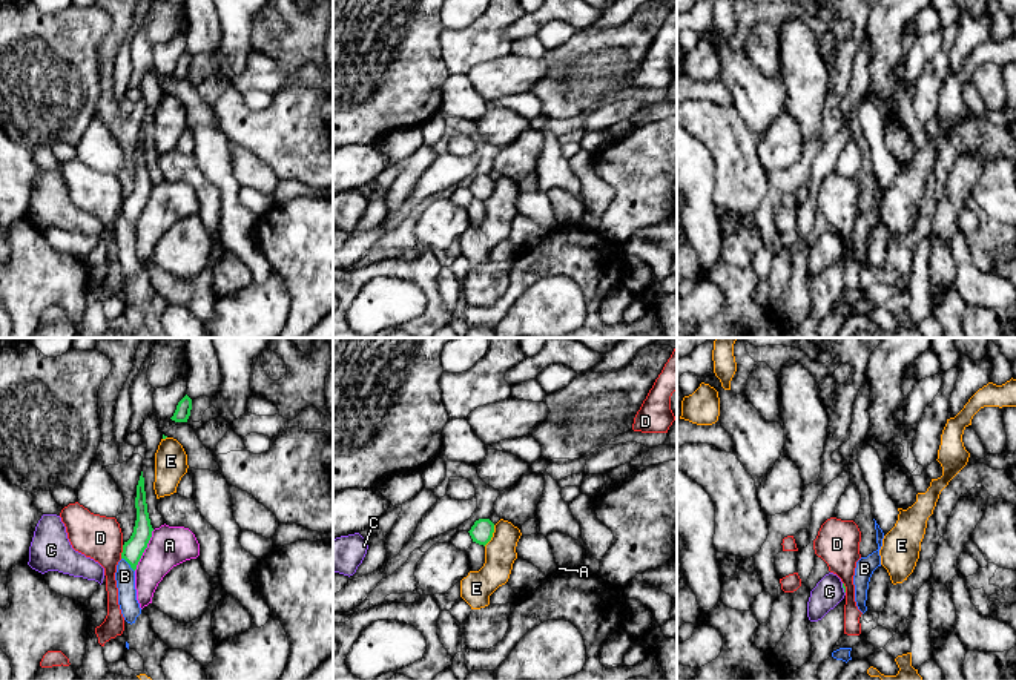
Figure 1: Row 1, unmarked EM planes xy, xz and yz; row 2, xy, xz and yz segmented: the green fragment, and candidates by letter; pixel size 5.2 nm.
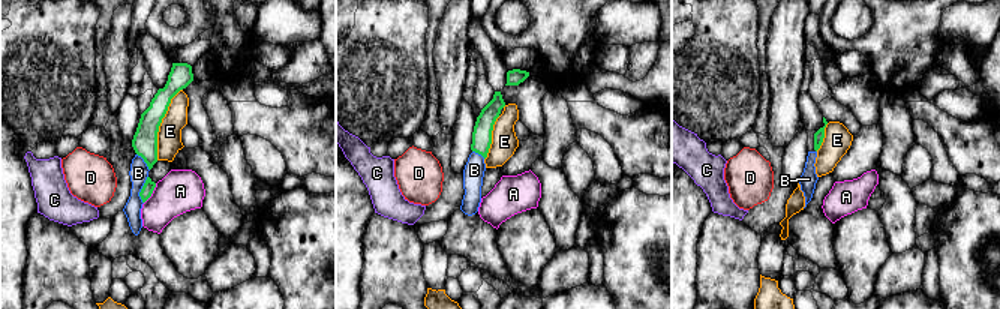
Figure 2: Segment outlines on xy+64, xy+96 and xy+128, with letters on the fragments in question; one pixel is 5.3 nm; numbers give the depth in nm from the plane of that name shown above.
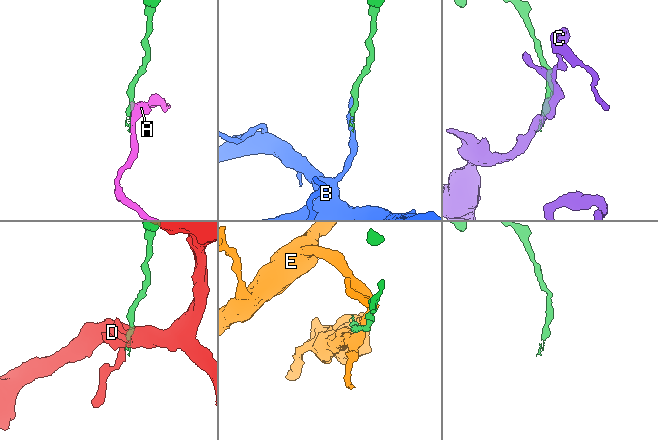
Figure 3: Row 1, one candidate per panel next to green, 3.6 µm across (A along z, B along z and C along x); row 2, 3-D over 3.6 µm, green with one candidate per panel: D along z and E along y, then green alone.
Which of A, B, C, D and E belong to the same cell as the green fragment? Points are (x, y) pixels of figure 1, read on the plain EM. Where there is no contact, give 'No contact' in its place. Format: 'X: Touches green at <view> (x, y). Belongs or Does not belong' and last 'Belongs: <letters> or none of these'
A: Touches green at xy (145, 204). Does not belong
B: Touches green at xy (129, 220). Does not belong
C: Touches green at yz (843, 243). Does not belong
D: Touches green at xy (123, 207). Does not belong
E: Touches green at xz (491, 192). Does not belong
Belongs: none of these

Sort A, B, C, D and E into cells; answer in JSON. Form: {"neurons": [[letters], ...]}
{"neurons": [["A"], ["B"], ["C"], ["D"], ["E"]]}

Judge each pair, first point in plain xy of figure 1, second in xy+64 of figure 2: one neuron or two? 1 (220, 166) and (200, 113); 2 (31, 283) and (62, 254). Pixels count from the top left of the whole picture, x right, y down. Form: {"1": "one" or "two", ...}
{"1": "one", "2": "one"}

